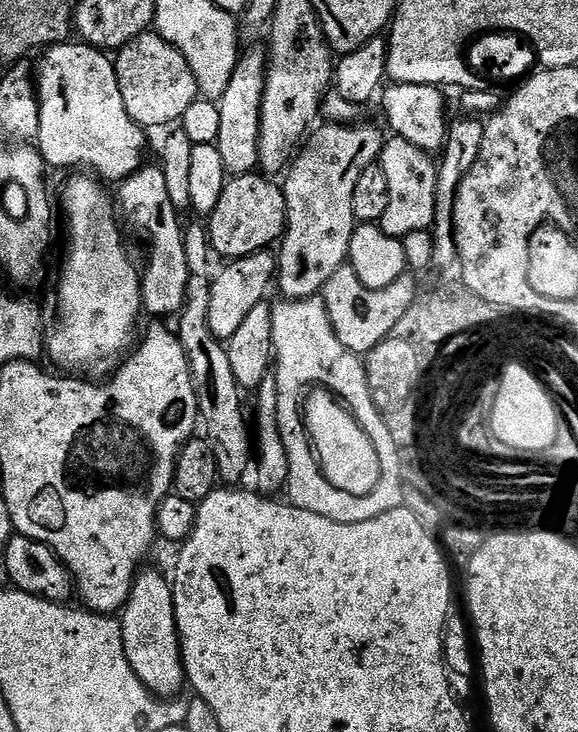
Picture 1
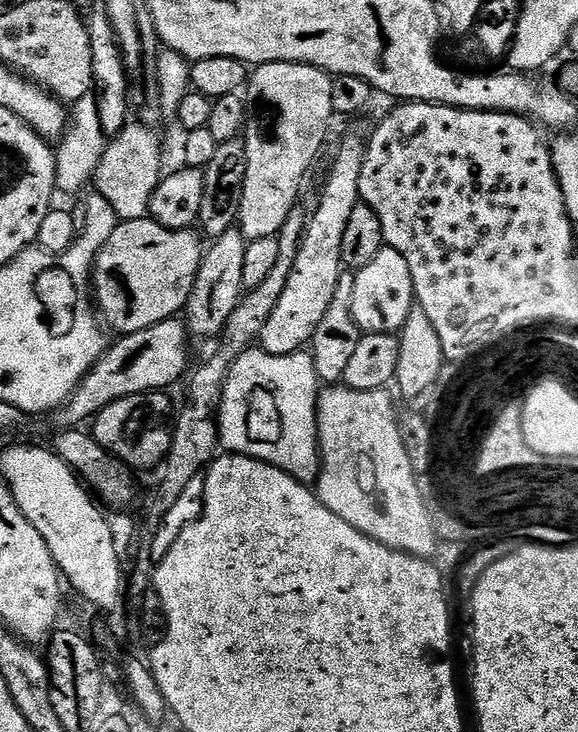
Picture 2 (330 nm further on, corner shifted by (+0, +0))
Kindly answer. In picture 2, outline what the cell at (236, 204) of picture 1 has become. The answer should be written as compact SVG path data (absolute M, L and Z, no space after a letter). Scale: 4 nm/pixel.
M151 218L117 223L90 273L94 304L103 323L116 334L129 336L183 313L206 251L200 240L199 231L167 228Z

